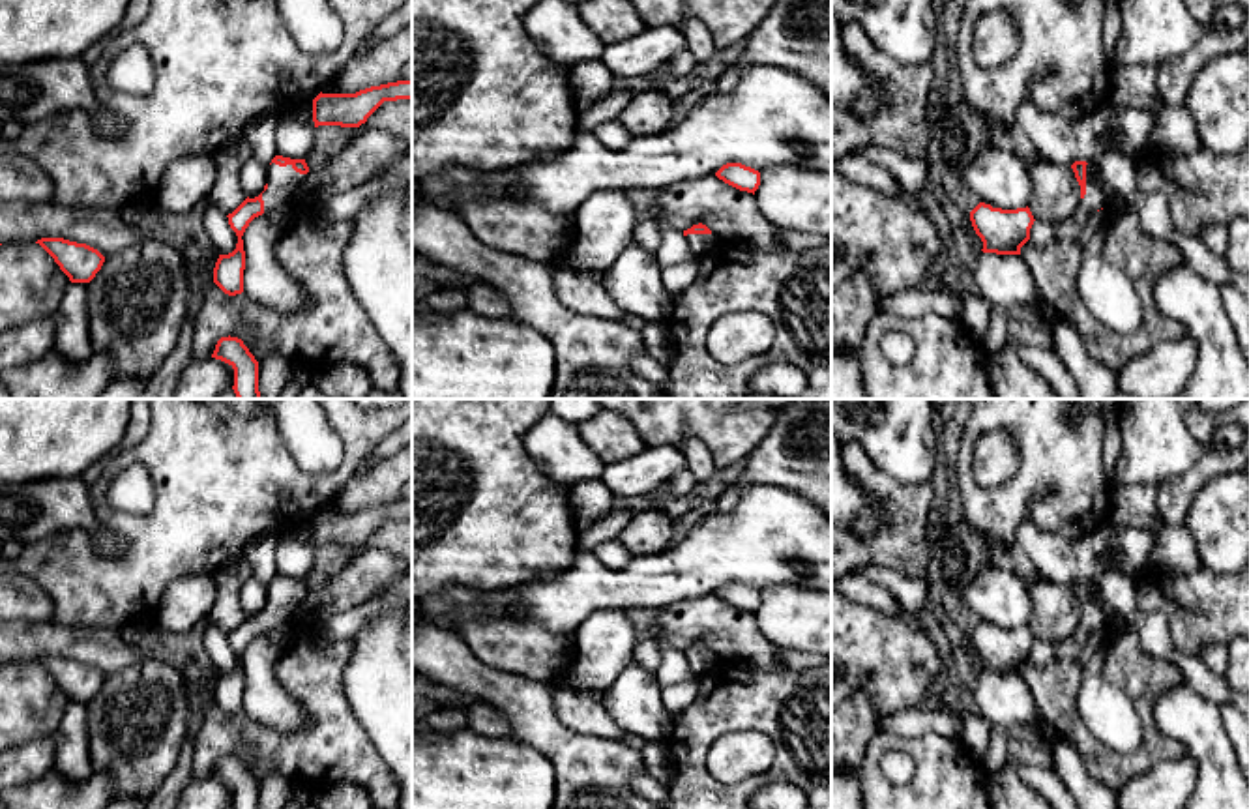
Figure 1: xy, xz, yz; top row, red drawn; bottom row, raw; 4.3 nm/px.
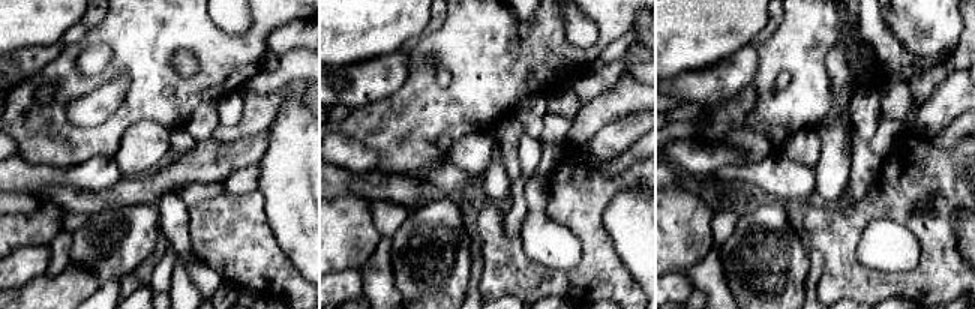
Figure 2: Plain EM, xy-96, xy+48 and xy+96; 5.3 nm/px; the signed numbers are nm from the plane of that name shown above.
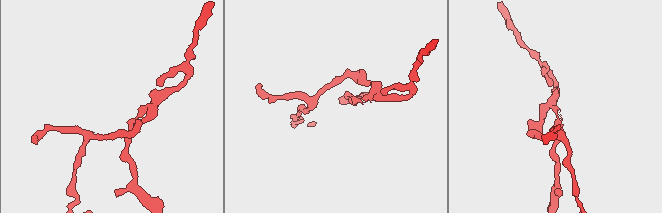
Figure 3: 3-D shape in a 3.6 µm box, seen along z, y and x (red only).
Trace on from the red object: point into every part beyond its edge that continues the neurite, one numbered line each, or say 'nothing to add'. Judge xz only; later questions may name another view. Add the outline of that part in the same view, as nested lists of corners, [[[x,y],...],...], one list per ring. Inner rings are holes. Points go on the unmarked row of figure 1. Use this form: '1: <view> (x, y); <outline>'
1: xz (699, 663); [[[687,654],[689,672],[698,676],[710,676],[723,661],[717,654]]]

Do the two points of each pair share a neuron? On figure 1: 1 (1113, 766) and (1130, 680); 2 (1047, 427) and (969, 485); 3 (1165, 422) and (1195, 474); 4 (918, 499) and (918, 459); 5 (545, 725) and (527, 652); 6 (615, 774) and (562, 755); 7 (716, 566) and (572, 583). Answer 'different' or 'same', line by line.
1: same
2: same
3: different
4: different
5: different
6: same
7: same

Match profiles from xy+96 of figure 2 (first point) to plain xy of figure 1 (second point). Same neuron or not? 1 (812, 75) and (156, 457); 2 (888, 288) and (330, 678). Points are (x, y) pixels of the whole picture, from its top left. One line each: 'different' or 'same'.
1: same
2: same

